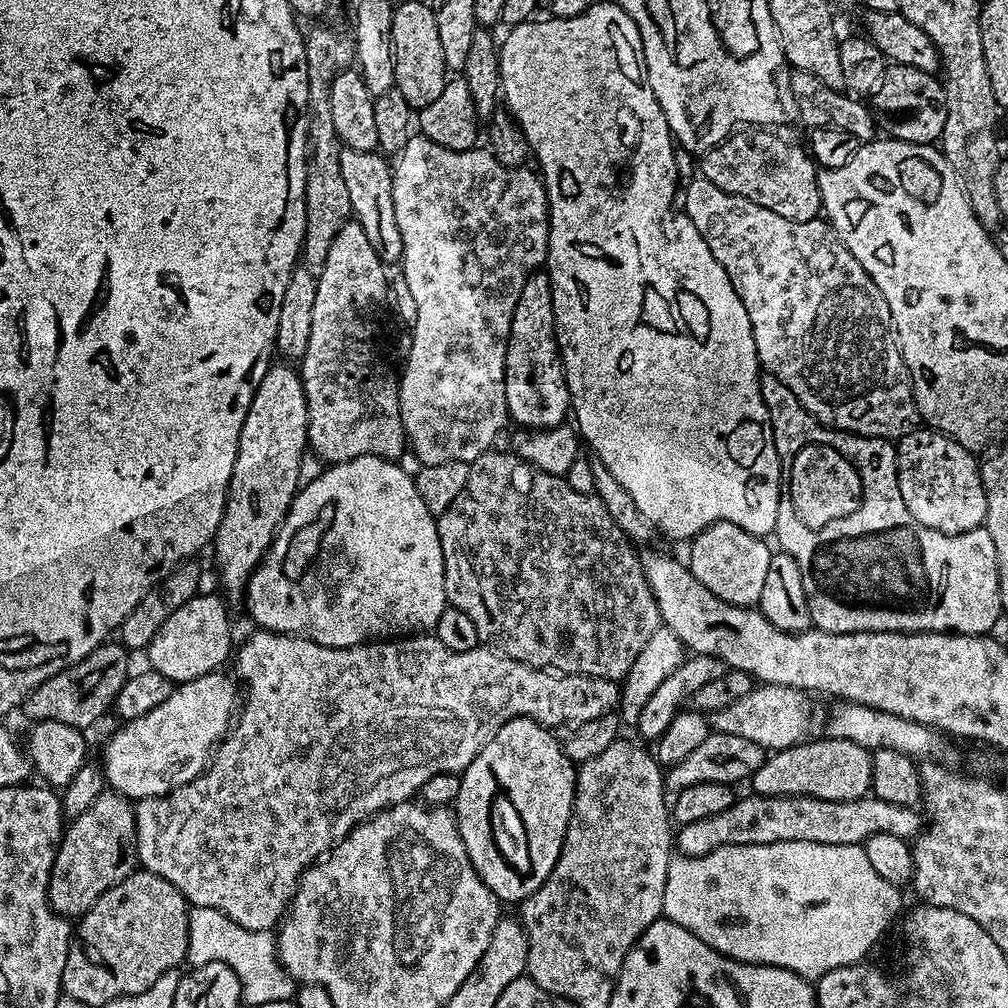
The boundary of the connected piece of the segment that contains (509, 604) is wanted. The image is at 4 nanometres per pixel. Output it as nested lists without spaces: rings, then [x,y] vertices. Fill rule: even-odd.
[[[486,451],[469,464],[470,478],[466,478],[462,494],[458,494],[454,502],[450,502],[448,509],[436,522],[444,559],[444,589],[448,595],[448,604],[462,610],[462,614],[467,614],[474,621],[481,645],[491,646],[511,660],[521,660],[523,664],[529,664],[532,668],[555,670],[560,674],[597,676],[617,682],[623,681],[650,636],[662,626],[658,602],[654,602],[654,594],[646,582],[637,549],[632,549],[635,548],[633,541],[629,540],[622,530],[618,530],[614,518],[610,518],[606,506],[602,506],[595,494],[578,494],[578,490],[570,490],[565,477],[546,474],[533,468],[511,451],[496,451]]]

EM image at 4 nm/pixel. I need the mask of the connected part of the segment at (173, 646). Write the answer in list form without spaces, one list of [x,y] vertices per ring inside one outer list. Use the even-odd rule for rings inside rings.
[[[198,594],[194,598],[190,598],[190,602],[186,602],[186,606],[174,610],[174,614],[170,614],[170,618],[166,618],[166,622],[162,622],[162,630],[158,630],[158,634],[154,634],[154,638],[147,646],[146,655],[148,655],[149,662],[152,663],[149,664],[151,671],[170,678],[176,684],[184,684],[207,672],[217,671],[224,666],[220,664],[226,663],[227,660],[229,663],[234,652],[234,644],[232,648],[232,624],[228,621],[227,606],[229,607],[219,595],[202,596]]]

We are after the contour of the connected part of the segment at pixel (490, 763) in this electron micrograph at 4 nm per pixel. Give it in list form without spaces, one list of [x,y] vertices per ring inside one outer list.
[[[528,716],[506,722],[482,746],[482,750],[460,776],[460,789],[454,805],[458,834],[466,846],[466,854],[482,882],[501,902],[525,900],[554,870],[576,797],[577,765],[564,752],[563,743],[551,728],[545,728]]]

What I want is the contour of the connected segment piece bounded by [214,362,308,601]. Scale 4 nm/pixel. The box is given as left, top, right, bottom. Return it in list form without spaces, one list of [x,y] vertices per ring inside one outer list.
[[[273,363],[257,383],[256,393],[248,407],[248,417],[242,426],[238,454],[228,483],[222,522],[214,541],[218,584],[229,601],[245,595],[252,571],[268,553],[276,529],[301,487],[300,467],[307,448],[308,407],[300,373],[287,363]]]

